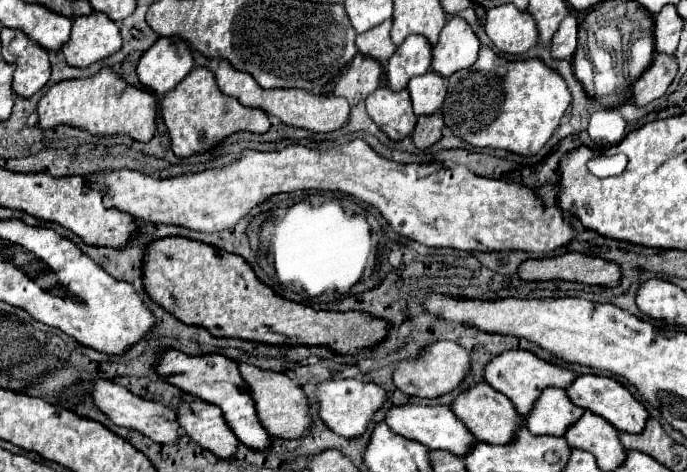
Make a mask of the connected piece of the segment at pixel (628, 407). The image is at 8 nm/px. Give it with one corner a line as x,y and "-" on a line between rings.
584,374
574,380
574,384
566,390
570,394
570,400
584,410
590,410
602,418
606,418
614,428
620,432
630,432
630,434
640,434
646,428
648,422
648,410
630,394
628,388
624,388
620,382
608,376
596,376
596,374

